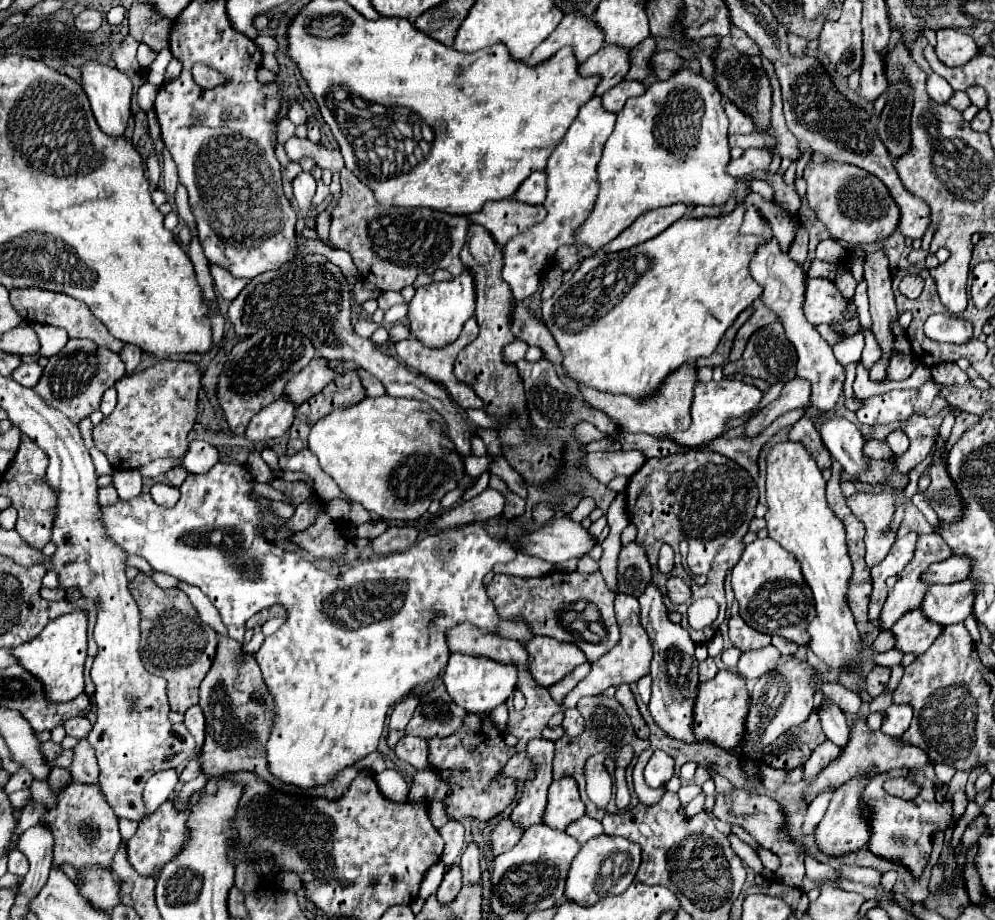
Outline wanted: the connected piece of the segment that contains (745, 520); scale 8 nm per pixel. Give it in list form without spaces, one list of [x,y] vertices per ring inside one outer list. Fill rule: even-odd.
[[[689,452],[689,454],[673,454],[667,458],[649,458],[643,468],[629,478],[627,486],[627,508],[629,518],[633,524],[637,524],[637,542],[645,548],[645,554],[653,568],[653,580],[665,592],[665,582],[669,576],[679,576],[681,566],[675,566],[669,574],[661,574],[657,570],[657,554],[663,544],[669,544],[675,548],[677,564],[679,564],[679,542],[689,542],[689,568],[691,572],[705,572],[707,584],[699,586],[695,582],[689,582],[691,586],[691,600],[699,598],[715,598],[719,602],[719,618],[699,632],[689,628],[687,616],[683,616],[681,626],[691,634],[693,642],[709,642],[717,630],[719,624],[725,618],[725,590],[723,580],[729,568],[733,568],[743,552],[743,536],[749,530],[749,522],[755,518],[755,506],[757,506],[757,484],[741,468],[737,462],[729,460],[727,456],[721,456],[717,452]],[[683,470],[683,484],[679,492],[671,494],[667,492],[667,480],[673,472]]]

